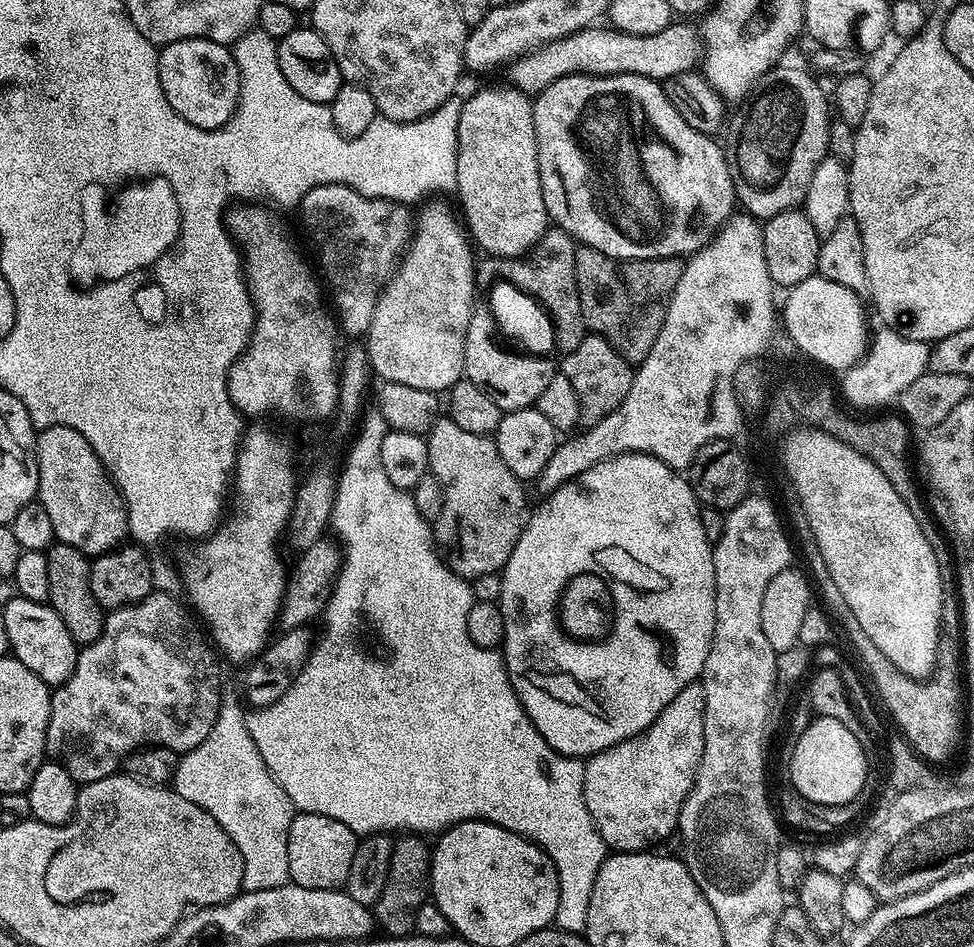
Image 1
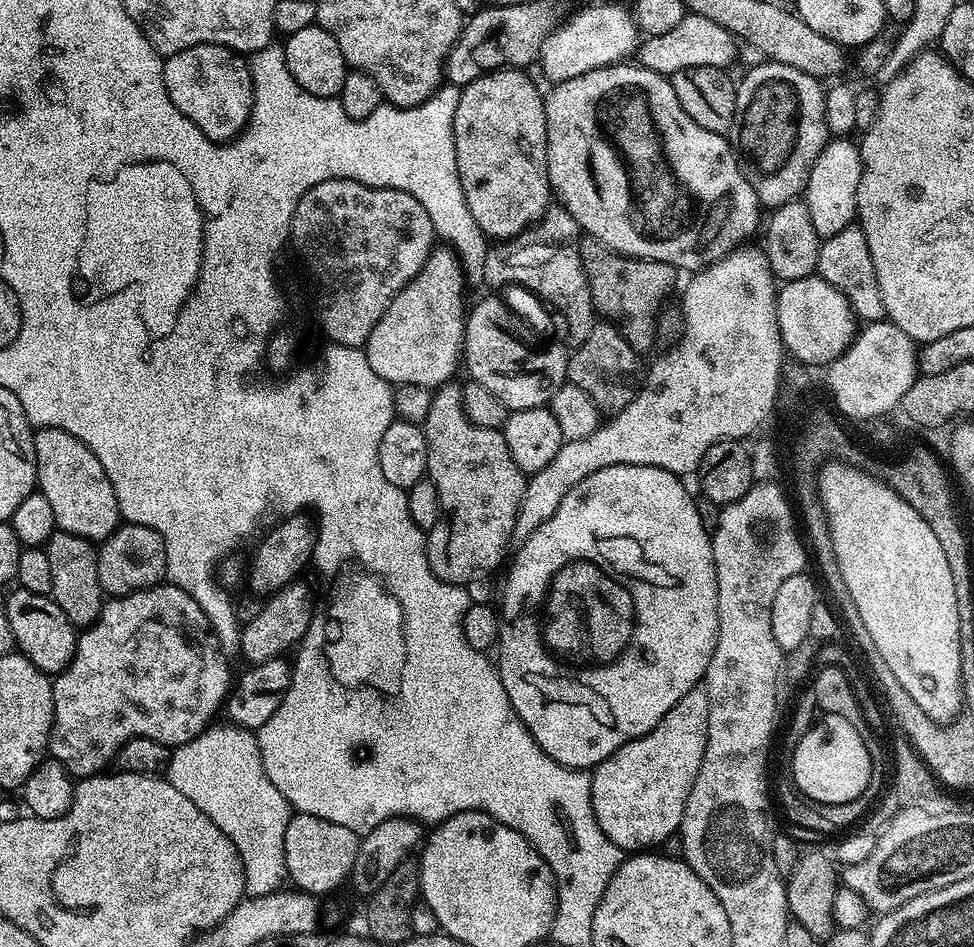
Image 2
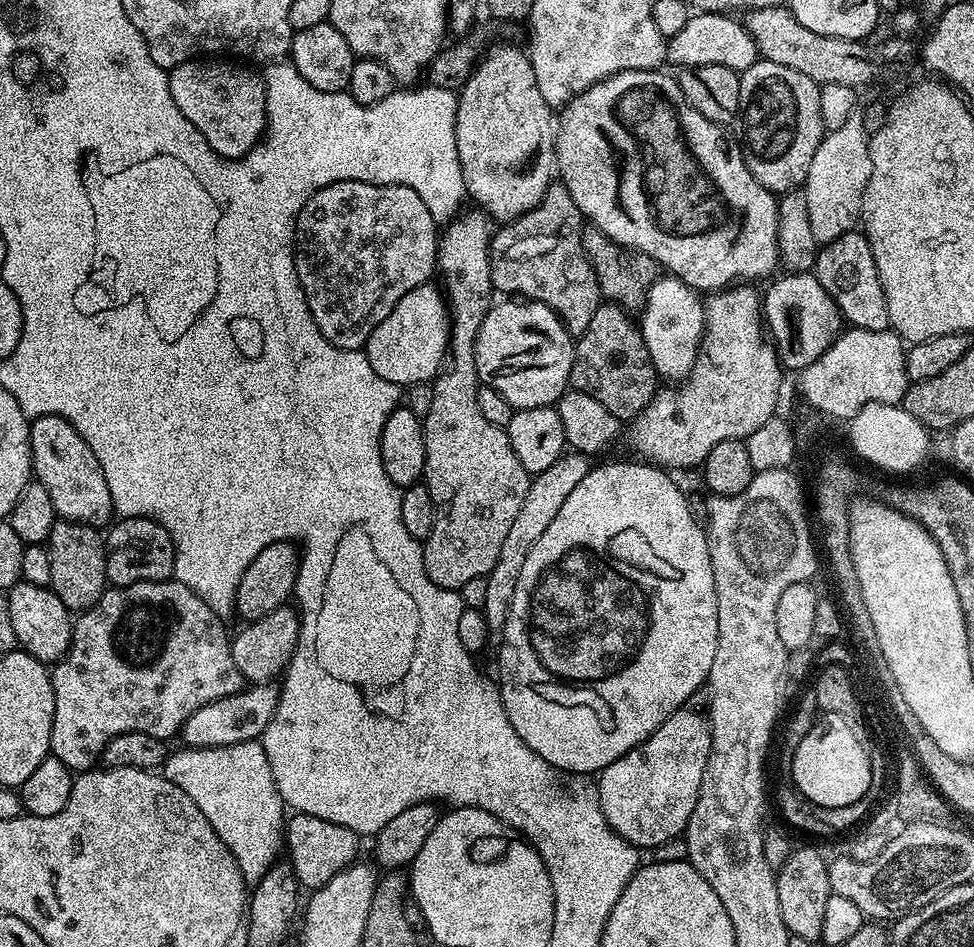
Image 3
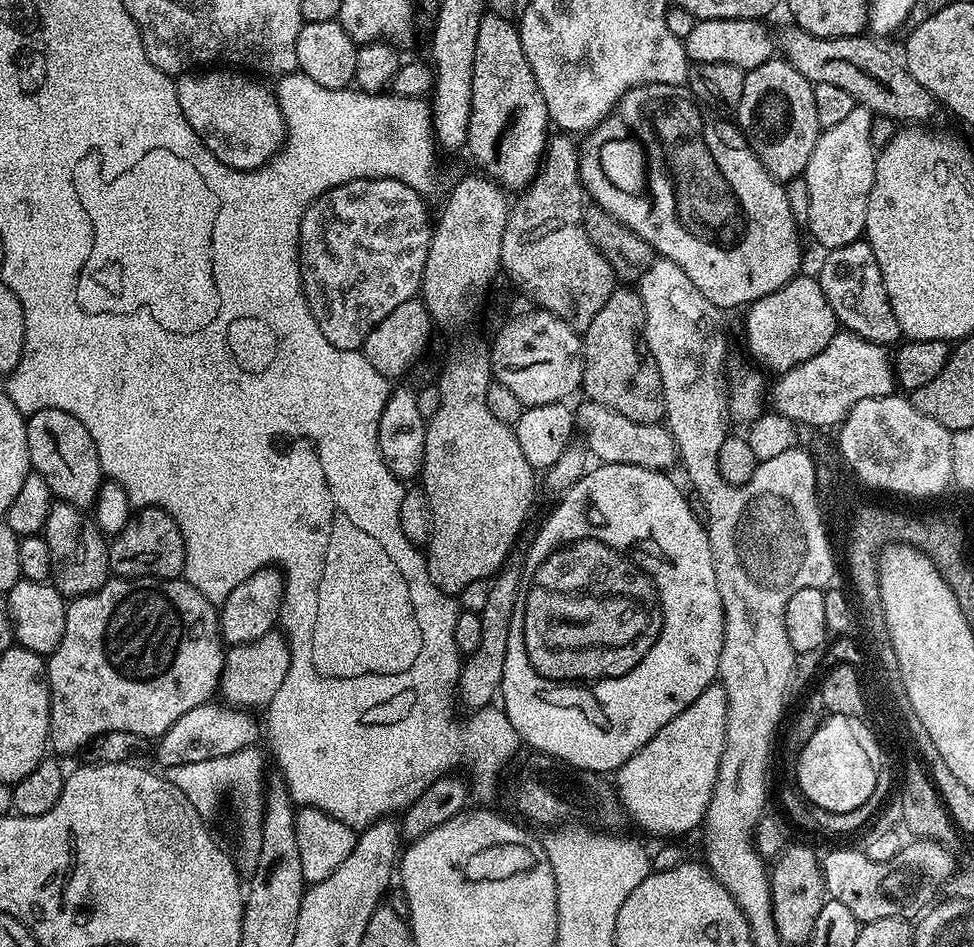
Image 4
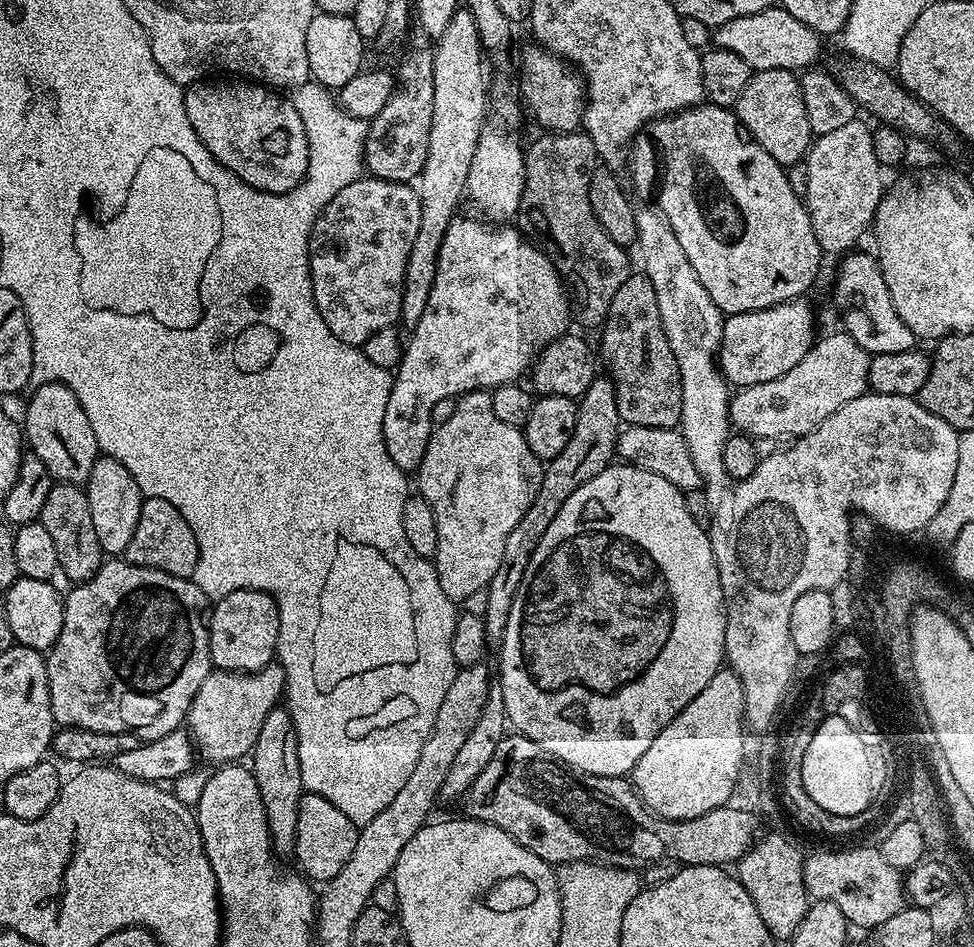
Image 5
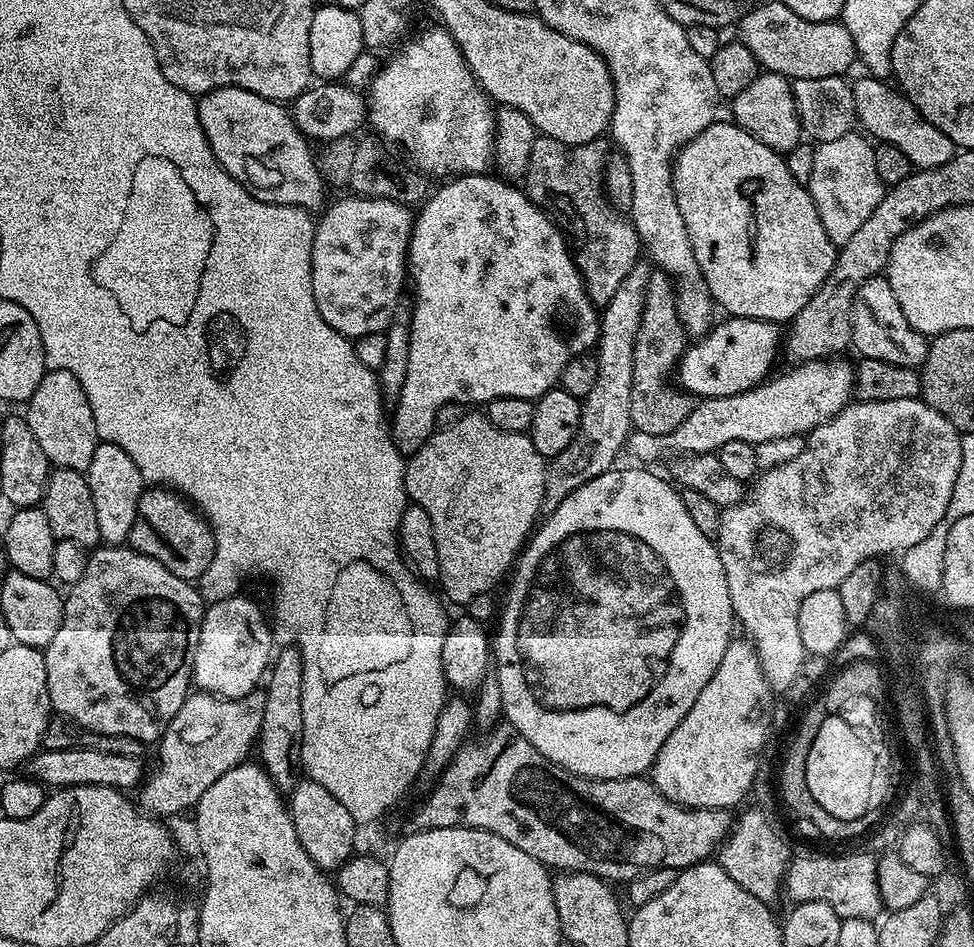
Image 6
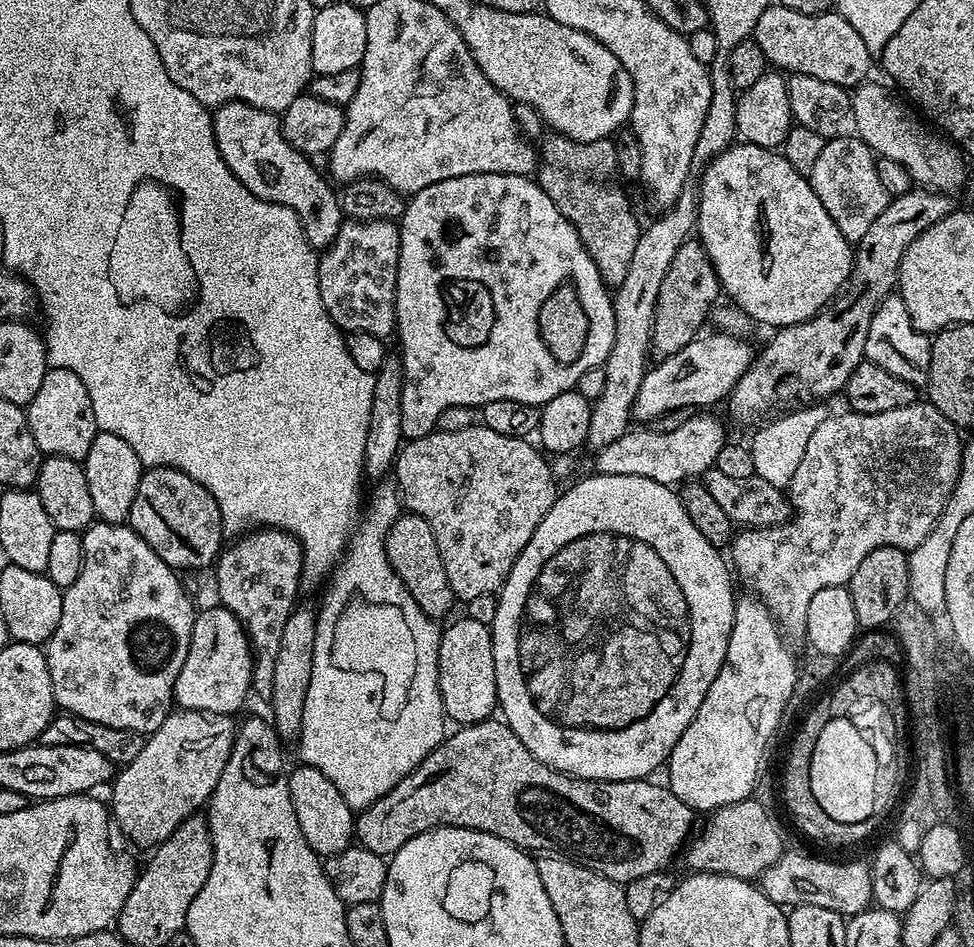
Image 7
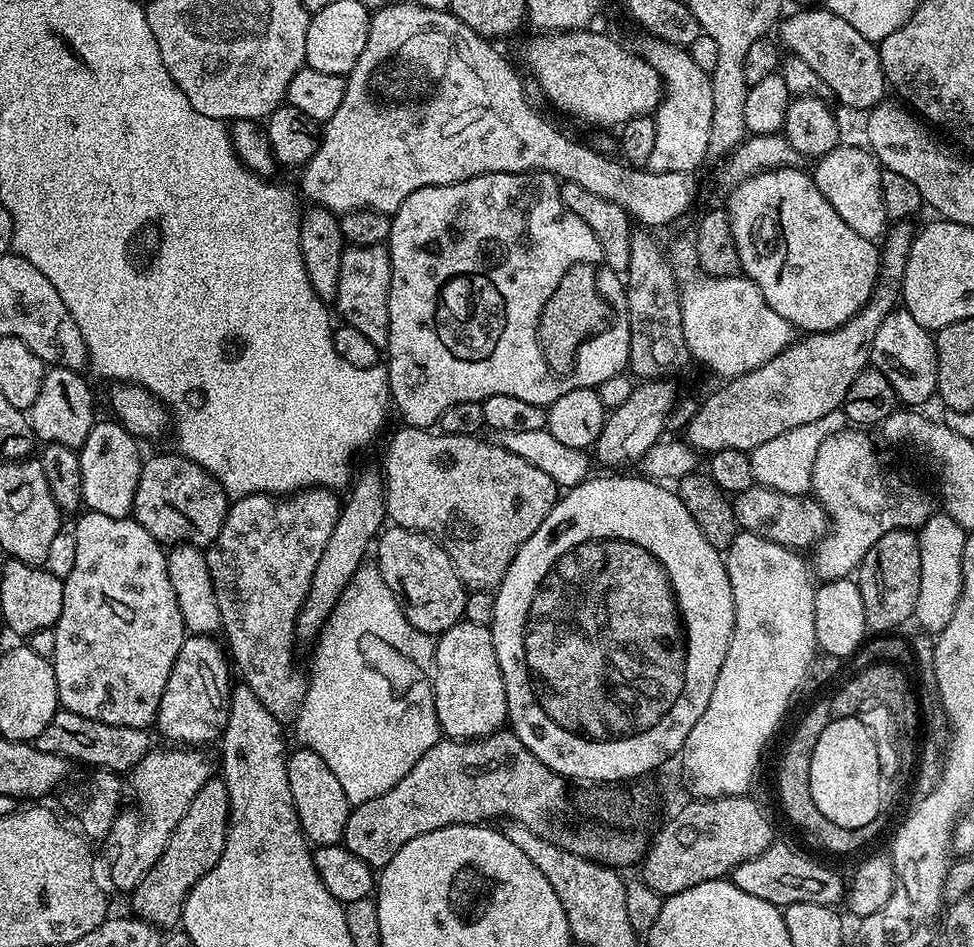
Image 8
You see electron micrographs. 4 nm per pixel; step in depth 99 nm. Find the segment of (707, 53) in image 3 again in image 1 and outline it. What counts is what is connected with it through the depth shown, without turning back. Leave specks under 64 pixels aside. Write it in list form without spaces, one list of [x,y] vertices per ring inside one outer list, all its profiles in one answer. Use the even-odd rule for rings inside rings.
[[[673,22],[658,34],[626,34],[611,26],[583,28],[569,36],[541,44],[511,61],[512,80],[521,92],[539,94],[554,82],[567,76],[617,76],[618,74],[638,74],[661,82],[674,74],[693,71],[698,64],[700,40],[697,31],[688,22]]]

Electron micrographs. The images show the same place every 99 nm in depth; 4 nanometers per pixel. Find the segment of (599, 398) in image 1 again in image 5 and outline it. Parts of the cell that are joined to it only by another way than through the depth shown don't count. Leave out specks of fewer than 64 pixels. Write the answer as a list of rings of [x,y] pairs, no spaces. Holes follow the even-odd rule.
[[[629,274],[626,282],[614,290],[602,326],[598,356],[608,367],[606,375],[614,386],[621,421],[628,426],[641,424],[651,428],[677,425],[680,421],[680,381],[658,318],[658,298],[654,298],[654,286],[650,286],[647,276]]]

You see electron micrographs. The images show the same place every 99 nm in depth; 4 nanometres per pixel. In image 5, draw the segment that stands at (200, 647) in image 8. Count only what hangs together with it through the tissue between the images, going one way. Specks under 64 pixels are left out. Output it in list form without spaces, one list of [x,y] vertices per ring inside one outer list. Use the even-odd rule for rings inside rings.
[[[253,588],[234,590],[226,598],[215,601],[210,612],[208,626],[208,649],[212,655],[213,665],[226,672],[259,672],[271,663],[278,648],[280,638],[280,611],[276,608],[276,598],[269,592],[259,592]]]

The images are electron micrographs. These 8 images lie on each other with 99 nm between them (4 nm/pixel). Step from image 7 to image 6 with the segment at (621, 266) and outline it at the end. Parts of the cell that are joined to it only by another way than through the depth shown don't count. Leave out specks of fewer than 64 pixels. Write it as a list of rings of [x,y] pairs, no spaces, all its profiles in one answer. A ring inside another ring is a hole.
[[[537,135],[534,150],[530,150],[526,173],[528,196],[556,221],[560,231],[564,233],[570,245],[572,261],[576,263],[576,269],[584,280],[586,294],[597,306],[606,305],[610,298],[614,298],[618,286],[622,286],[622,278],[630,274],[630,270],[642,256],[640,235],[632,225],[631,219],[627,215],[619,216],[616,213],[619,211],[604,194],[604,163],[610,151],[609,145],[604,143],[603,139],[599,139],[585,144],[563,144],[549,136]]]

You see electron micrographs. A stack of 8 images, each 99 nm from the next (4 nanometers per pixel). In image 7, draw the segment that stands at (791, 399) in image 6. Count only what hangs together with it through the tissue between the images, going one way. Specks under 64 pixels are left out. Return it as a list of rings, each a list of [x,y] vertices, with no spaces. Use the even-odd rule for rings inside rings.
[[[694,414],[682,426],[665,432],[651,432],[648,426],[640,426],[637,432],[624,432],[622,438],[610,442],[610,446],[595,449],[595,471],[601,476],[630,474],[638,478],[650,478],[669,486],[679,486],[693,478],[703,477],[704,471],[715,465],[718,450],[722,450],[726,442],[723,422],[716,416],[704,415],[708,414]]]

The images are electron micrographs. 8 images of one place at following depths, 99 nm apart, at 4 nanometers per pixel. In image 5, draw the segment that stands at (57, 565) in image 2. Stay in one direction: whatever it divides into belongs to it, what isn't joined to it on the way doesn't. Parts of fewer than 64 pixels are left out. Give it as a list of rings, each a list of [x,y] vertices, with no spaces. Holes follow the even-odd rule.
[[[53,483],[50,494],[46,494],[46,506],[42,506],[42,514],[38,521],[42,526],[46,526],[46,531],[50,534],[50,539],[54,542],[54,550],[58,550],[59,571],[64,572],[68,580],[72,580],[73,585],[84,583],[100,569],[101,564],[106,559],[106,554],[102,546],[98,546],[98,534],[94,534],[94,522],[90,522],[90,502],[87,491],[79,484]]]

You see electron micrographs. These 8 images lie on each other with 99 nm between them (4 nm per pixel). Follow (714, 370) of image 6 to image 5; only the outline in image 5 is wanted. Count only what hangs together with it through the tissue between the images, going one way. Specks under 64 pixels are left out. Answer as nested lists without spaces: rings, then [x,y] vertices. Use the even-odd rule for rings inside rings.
[[[804,298],[787,300],[757,312],[728,316],[720,343],[718,363],[725,380],[737,389],[749,388],[774,378],[782,378],[786,370],[798,366],[817,339],[816,316]]]

